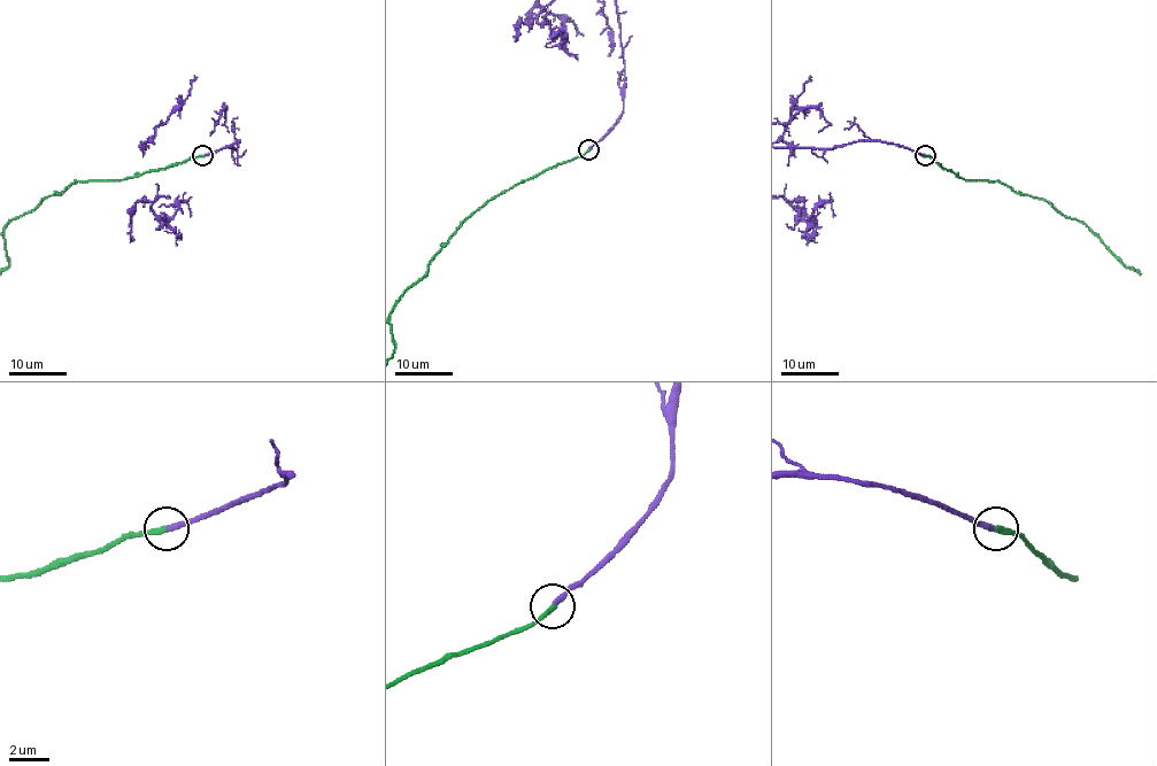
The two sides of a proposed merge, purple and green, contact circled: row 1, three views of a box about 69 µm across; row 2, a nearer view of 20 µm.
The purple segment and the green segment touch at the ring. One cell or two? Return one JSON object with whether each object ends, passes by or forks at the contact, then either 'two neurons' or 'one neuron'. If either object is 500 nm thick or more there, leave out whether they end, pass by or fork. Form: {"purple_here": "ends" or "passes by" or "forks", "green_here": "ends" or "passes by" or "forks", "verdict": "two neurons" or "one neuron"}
{"purple_here": "ends", "green_here": "ends", "verdict": "one neuron"}

